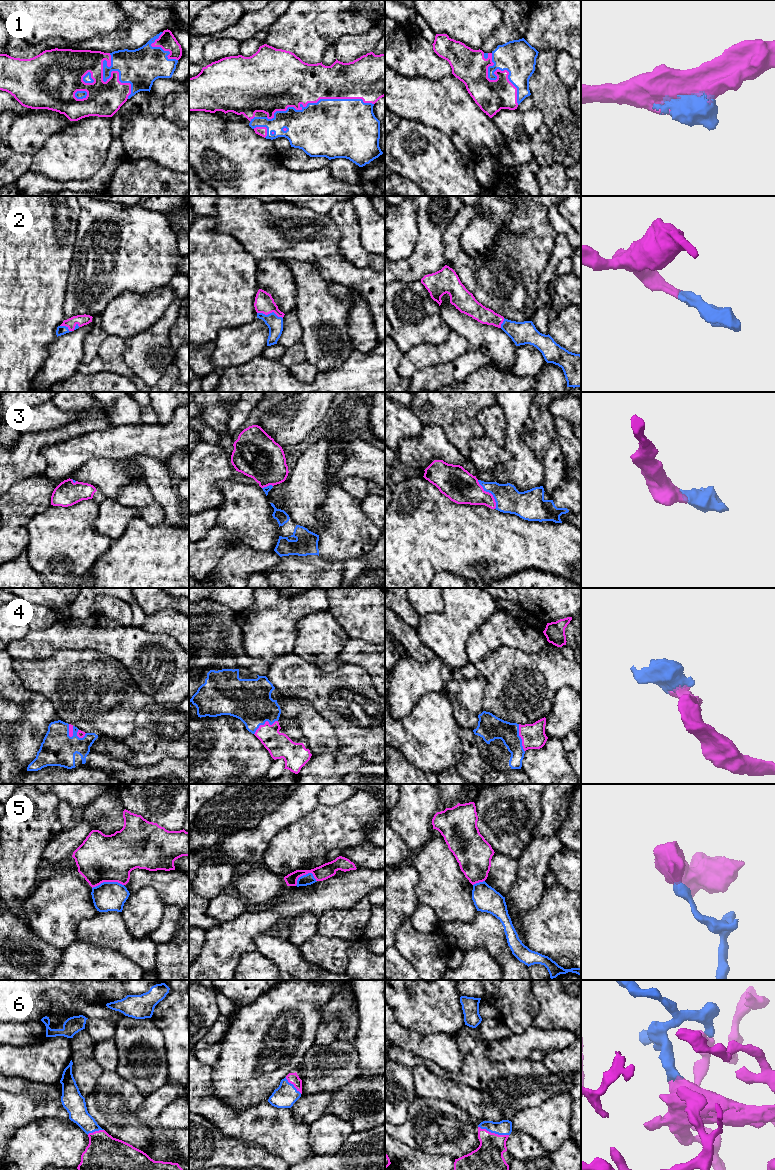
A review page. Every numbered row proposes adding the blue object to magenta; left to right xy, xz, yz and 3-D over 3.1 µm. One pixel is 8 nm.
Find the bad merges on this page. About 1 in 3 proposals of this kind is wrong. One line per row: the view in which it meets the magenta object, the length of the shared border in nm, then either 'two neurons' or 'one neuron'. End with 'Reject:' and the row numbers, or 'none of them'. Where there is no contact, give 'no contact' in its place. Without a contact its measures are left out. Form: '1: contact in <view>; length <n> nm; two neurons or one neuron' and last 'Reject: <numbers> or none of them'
1: contact in xz; length 850 nm; one neuron
2: contact in xz; length 220 nm; one neuron
3: contact in yz; length 280 nm; one neuron
4: contact in xz; length 220 nm; one neuron
5: contact in xy; length 260 nm; two neurons
6: contact in yz; length 260 nm; one neuron
Reject: 5

